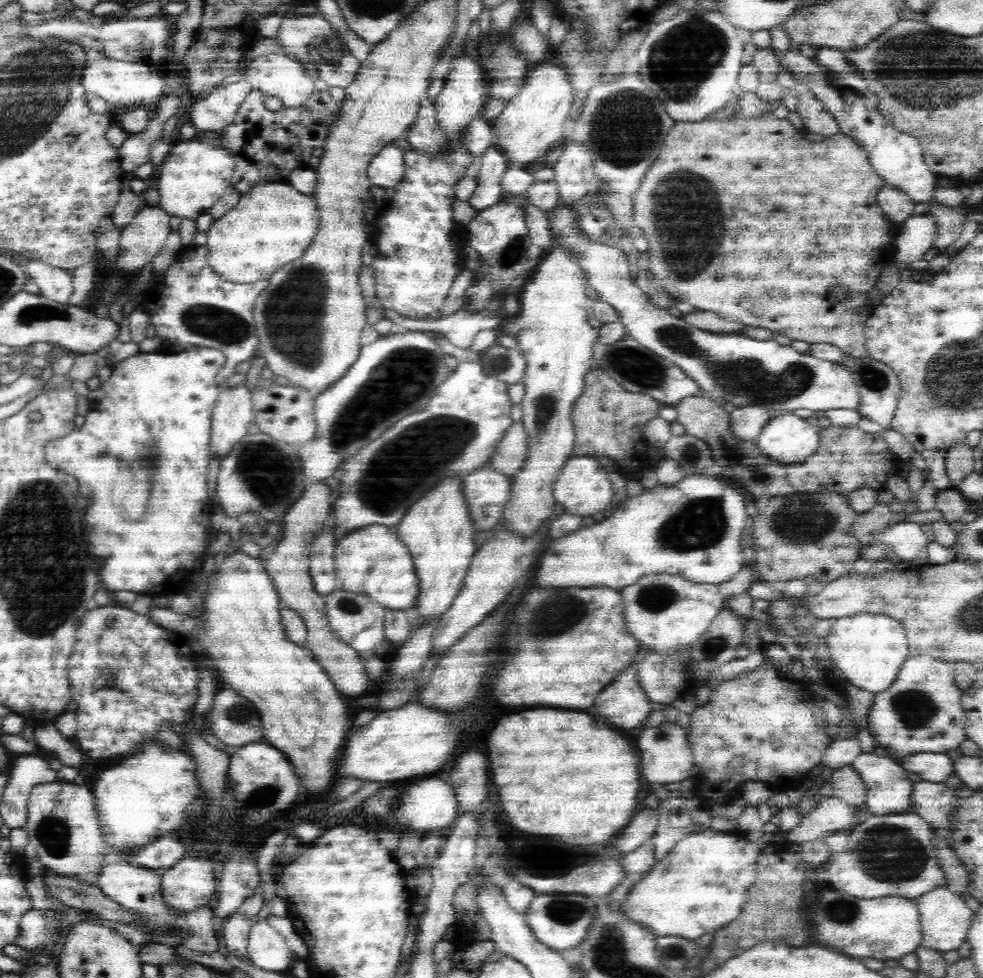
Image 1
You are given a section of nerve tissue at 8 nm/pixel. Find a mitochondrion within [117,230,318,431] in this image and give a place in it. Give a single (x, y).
(221, 324)

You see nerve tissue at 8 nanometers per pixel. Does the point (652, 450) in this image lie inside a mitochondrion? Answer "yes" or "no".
no

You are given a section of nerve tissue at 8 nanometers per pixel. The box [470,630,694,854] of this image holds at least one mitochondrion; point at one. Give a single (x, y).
(664, 735)

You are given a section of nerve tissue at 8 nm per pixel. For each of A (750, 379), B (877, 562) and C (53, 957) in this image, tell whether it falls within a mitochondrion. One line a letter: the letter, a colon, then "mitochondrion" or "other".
A: mitochondrion
B: other
C: other

